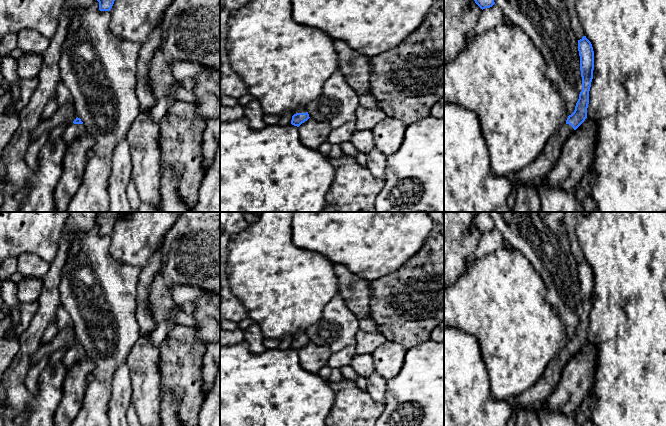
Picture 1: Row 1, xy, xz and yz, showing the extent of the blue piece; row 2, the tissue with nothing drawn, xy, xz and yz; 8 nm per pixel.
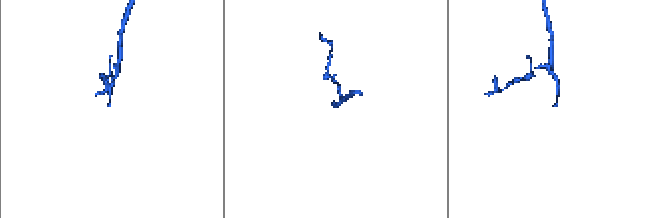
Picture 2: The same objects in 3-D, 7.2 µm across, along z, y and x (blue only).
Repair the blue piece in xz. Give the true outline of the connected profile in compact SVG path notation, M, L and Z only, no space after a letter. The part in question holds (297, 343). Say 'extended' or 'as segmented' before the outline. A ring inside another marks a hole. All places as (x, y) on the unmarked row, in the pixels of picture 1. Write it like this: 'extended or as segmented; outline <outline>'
extended; outline M306 331L296 333L292 336L292 339L291 348L297 351L310 342Z

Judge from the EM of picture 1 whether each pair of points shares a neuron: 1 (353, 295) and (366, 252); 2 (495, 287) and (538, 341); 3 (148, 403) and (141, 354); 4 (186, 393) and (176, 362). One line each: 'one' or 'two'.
1: two
2: one
3: one
4: one

